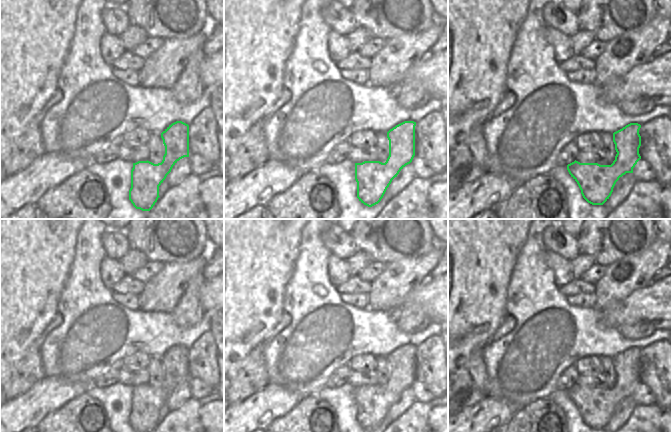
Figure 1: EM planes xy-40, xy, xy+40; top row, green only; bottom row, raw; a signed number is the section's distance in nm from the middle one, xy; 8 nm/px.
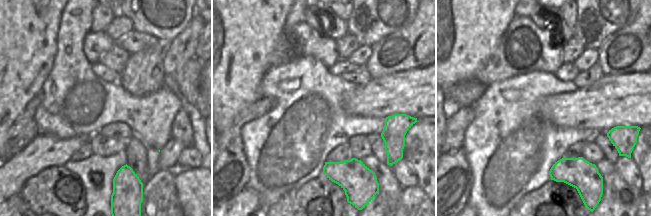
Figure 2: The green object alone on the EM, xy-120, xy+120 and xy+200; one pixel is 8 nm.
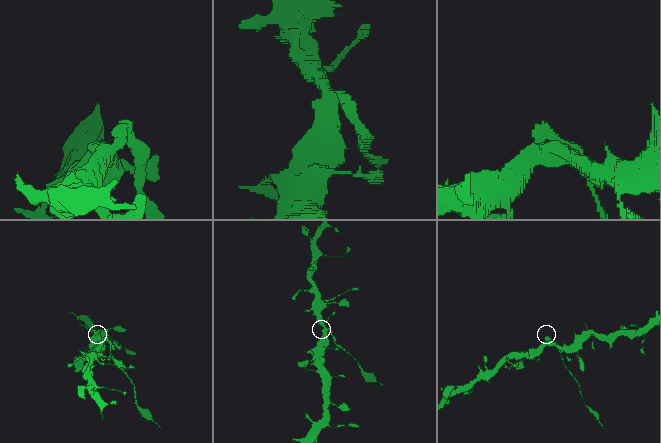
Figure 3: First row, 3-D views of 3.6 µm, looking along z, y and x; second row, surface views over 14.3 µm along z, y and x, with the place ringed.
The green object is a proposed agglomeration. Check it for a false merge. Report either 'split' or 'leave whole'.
split

